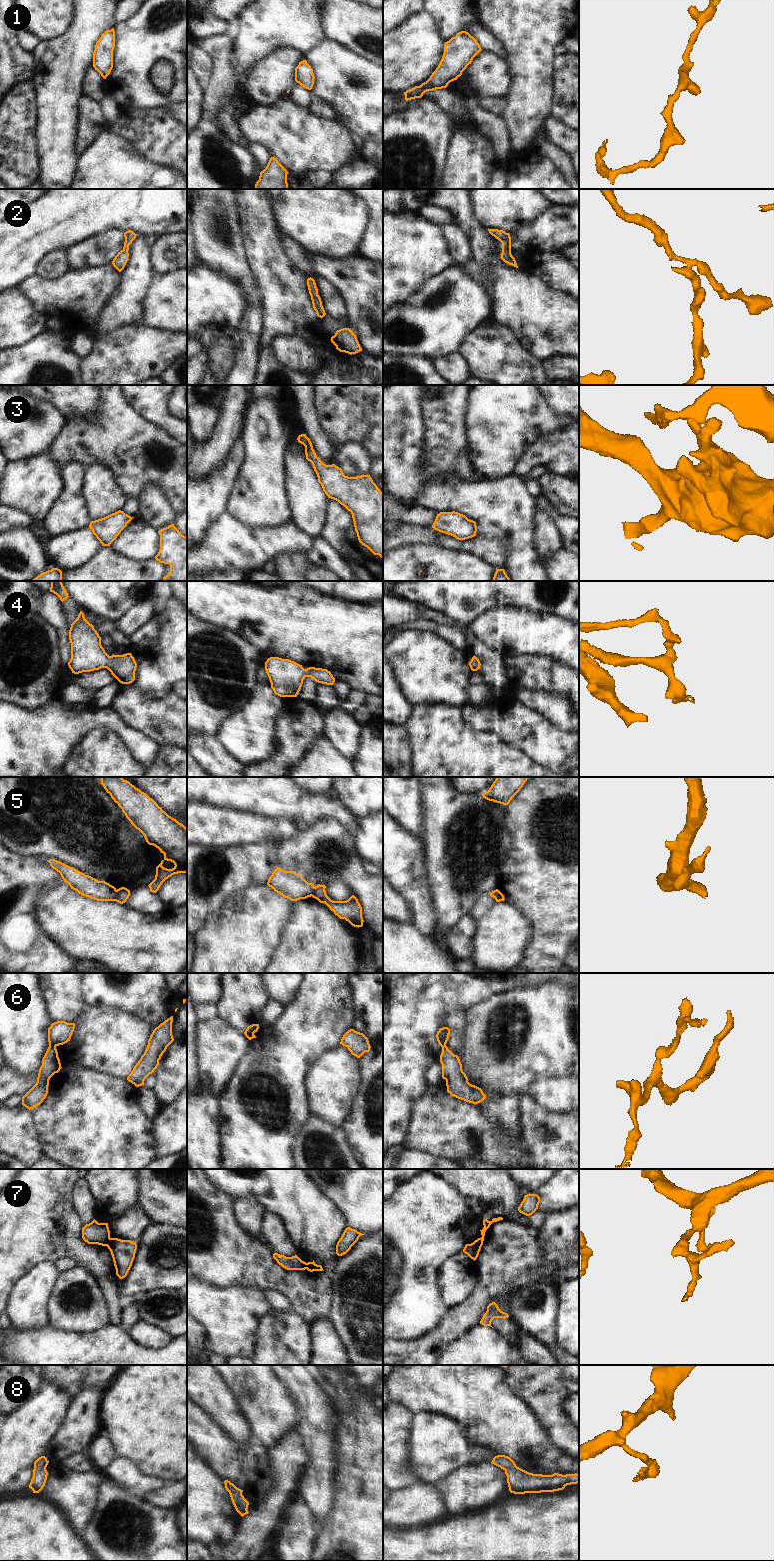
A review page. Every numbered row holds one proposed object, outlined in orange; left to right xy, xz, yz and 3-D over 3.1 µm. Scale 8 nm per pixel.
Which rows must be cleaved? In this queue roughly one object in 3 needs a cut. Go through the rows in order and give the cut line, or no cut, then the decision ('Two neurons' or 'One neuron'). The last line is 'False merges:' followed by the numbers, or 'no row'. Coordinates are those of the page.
1: No split. One neuron
2: No split. One neuron
3: No split. One neuron
4: No split. One neuron
5: Split along xy (116, 890), (116, 898), (114, 900). Two neurons
6: Split along xy (49, 1044), (55, 1047). Two neurons
7: Split along xy (111, 1238), (106, 1245). Two neurons
8: No split. One neuron
False merges: 5, 6, 7.

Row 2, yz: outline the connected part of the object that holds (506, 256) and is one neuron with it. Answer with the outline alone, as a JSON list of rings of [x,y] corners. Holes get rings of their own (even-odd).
[[[488,229],[489,233],[502,243],[501,259],[518,268],[515,258],[511,254],[511,237],[509,233],[498,229]]]

